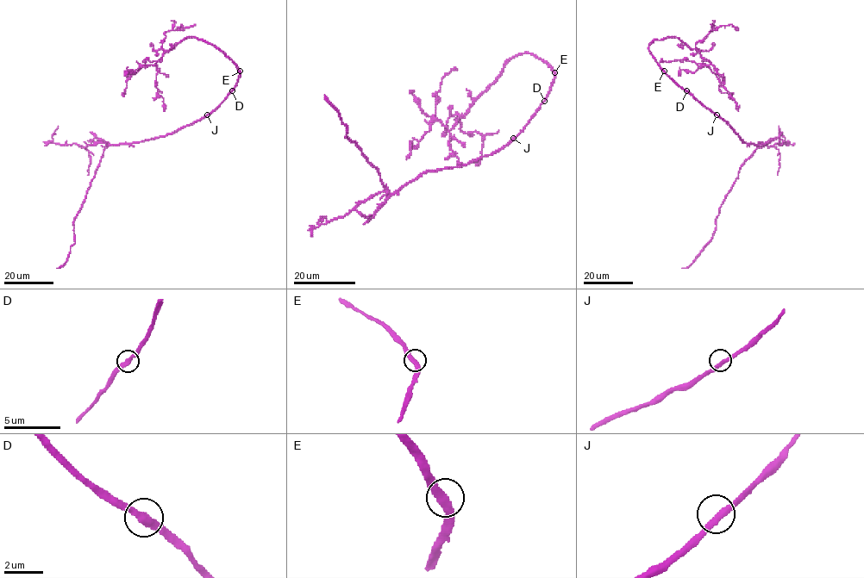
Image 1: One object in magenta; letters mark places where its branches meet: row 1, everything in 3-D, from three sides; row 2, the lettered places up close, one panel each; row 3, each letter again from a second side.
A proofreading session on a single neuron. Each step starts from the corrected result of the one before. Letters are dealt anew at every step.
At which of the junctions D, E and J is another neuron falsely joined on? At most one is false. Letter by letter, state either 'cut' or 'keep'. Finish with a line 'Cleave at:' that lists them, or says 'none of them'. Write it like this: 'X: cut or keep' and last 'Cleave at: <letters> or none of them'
D: keep
E: keep
J: keep
Cleave at: none of them

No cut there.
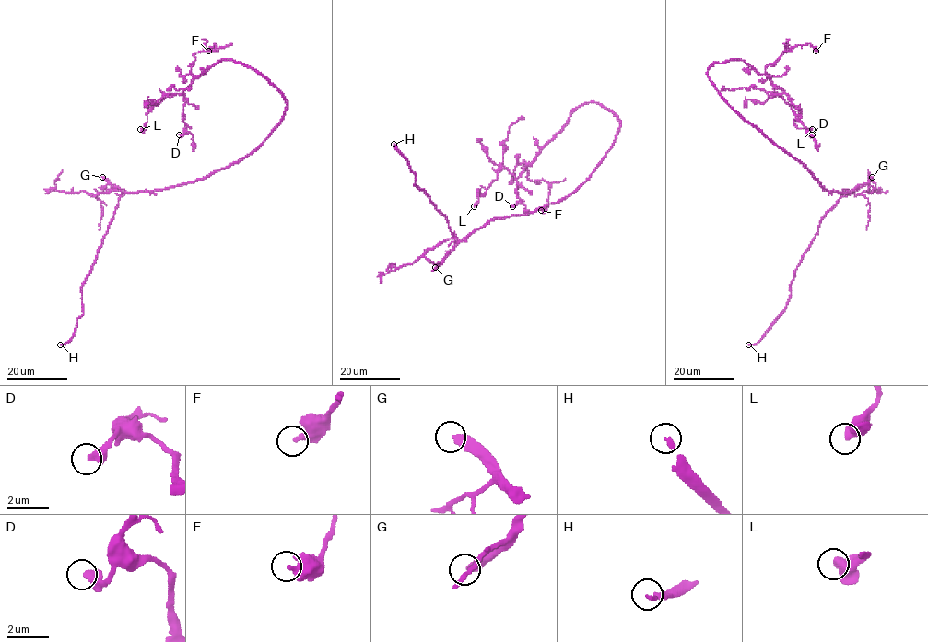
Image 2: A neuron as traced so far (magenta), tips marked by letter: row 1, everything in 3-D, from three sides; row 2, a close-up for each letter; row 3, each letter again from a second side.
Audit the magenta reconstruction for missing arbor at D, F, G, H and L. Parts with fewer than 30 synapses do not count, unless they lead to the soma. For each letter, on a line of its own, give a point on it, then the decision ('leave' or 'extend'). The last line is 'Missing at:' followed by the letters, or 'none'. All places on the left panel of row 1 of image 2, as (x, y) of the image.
D: at (179, 134); leave
F: at (208, 51); leave
G: at (102, 177); extend
H: at (60, 344); extend
L: at (140, 129); leave
Missing at: G, H

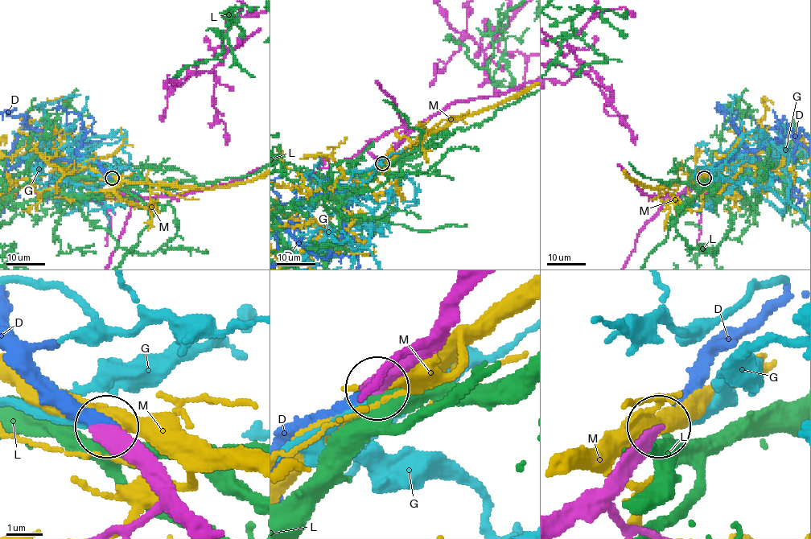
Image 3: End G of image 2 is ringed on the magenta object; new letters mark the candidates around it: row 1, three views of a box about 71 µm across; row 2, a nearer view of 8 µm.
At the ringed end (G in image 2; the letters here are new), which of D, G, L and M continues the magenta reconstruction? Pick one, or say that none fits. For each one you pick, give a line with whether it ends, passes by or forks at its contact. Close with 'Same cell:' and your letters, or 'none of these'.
D: it ends
Same cell: D

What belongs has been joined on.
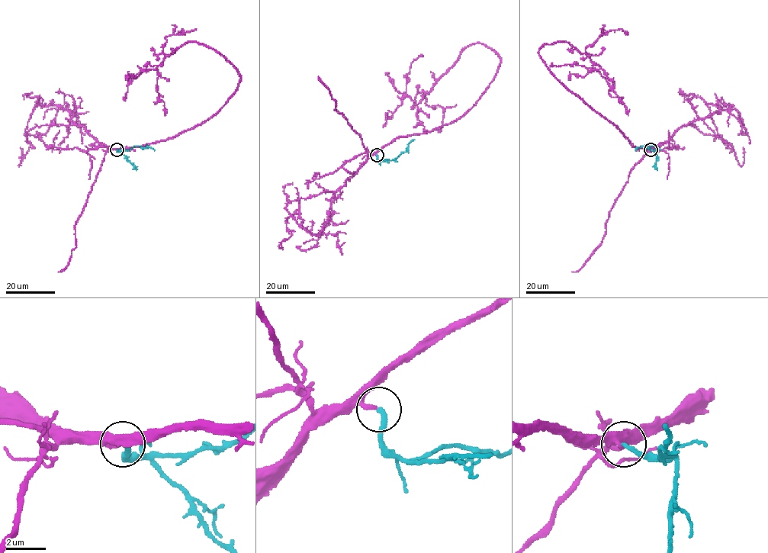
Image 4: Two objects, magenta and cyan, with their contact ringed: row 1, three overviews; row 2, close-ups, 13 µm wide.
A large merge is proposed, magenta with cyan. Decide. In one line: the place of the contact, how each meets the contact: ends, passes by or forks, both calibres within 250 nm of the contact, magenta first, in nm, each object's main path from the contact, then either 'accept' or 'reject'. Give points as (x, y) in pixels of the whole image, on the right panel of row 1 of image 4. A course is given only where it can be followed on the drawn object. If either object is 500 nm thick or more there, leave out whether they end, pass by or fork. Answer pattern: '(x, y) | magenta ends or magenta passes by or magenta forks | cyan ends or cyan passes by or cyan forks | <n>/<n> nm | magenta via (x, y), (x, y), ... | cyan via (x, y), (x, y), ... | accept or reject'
(650, 149) | magenta ends | cyan ends | 190/240 nm | magenta via (650, 149), (633, 146), (571, 92), (540, 49), (567, 42), (622, 98) | cyan via (650, 149), (657, 151), (655, 146), (650, 146), (638, 146), (634, 150) | accept

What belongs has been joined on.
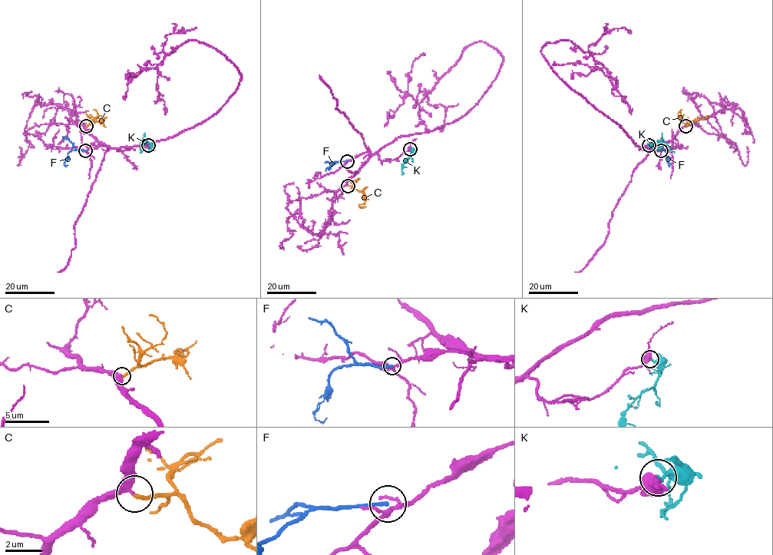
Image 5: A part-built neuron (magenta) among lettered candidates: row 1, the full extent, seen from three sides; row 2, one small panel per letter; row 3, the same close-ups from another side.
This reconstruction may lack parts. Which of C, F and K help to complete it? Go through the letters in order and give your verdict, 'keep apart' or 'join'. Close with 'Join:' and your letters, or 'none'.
C: keep apart
F: keep apart
K: keep apart
Join: none

